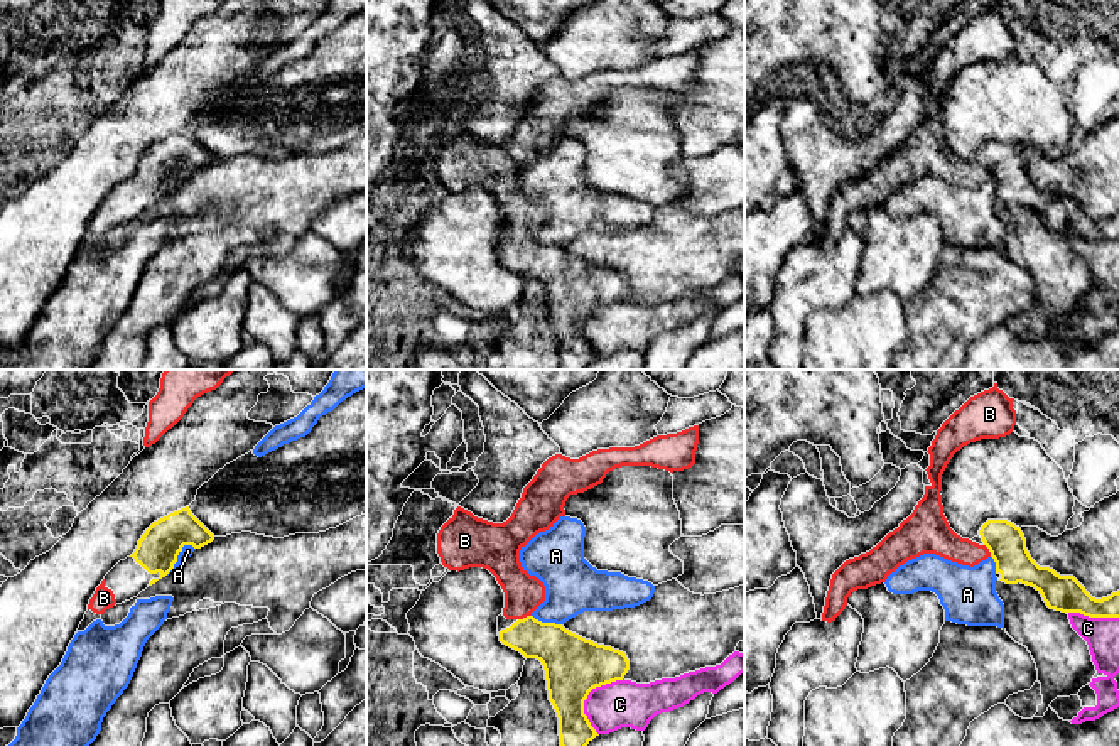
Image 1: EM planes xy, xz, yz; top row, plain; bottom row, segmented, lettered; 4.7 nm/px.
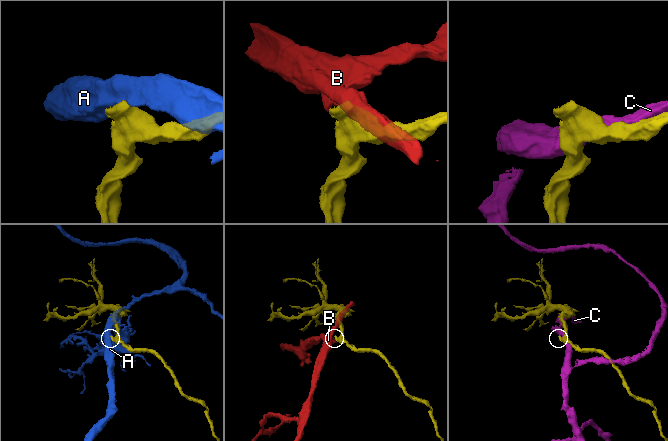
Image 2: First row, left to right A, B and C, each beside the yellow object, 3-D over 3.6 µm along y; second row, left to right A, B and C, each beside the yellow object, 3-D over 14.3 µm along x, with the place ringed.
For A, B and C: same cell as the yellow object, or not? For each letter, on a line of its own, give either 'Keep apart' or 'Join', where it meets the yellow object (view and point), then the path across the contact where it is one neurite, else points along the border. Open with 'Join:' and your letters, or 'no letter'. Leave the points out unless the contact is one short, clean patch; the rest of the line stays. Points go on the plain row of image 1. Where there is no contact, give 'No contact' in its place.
Join: B
A: Keep apart. Touches yellow at xy (176, 179)
B: Join. Touches yellow at xz (524, 240)
C: Keep apart. Touches yellow at xz (586, 319)

